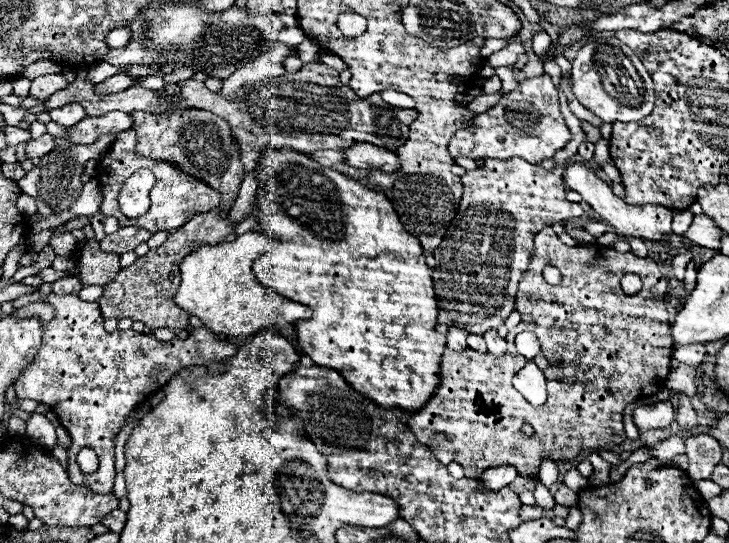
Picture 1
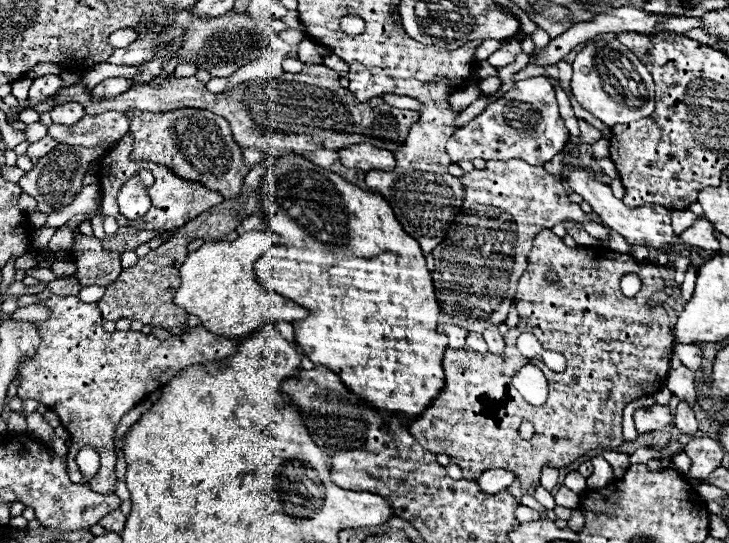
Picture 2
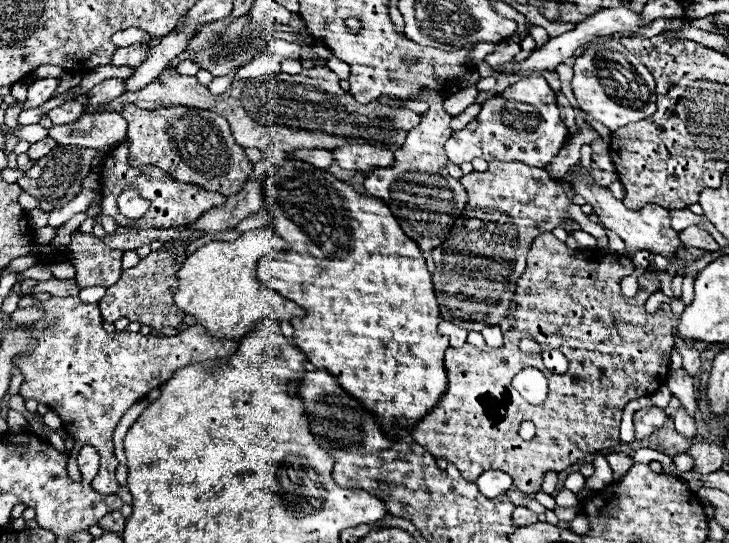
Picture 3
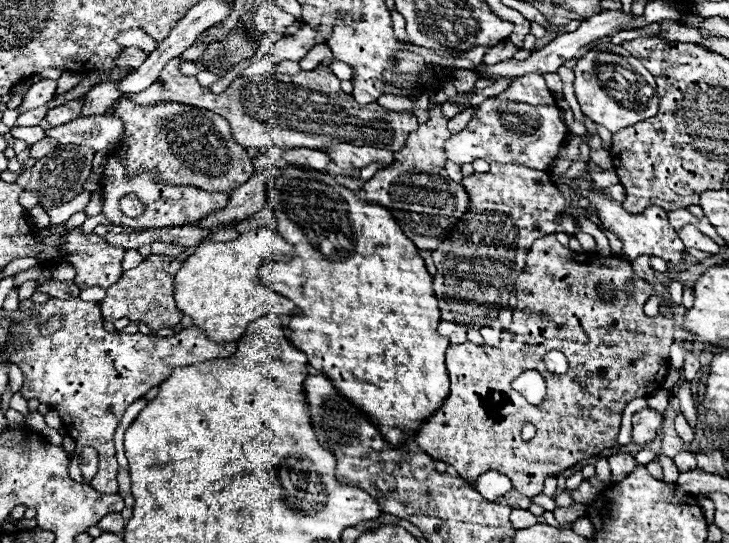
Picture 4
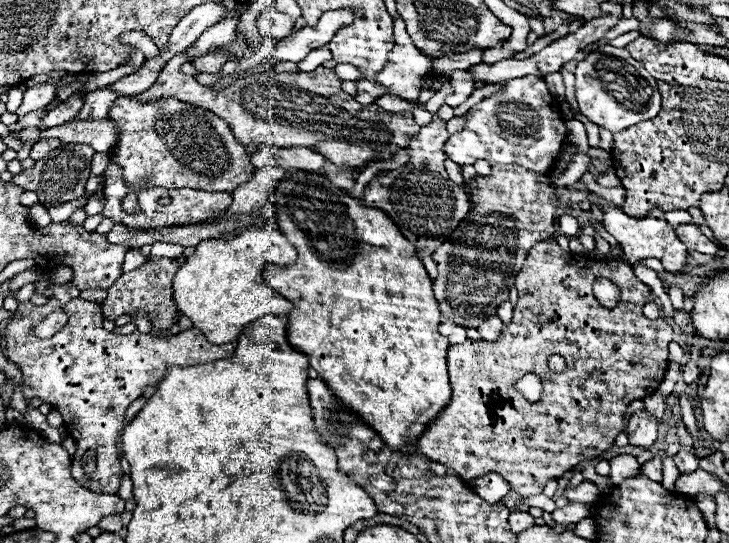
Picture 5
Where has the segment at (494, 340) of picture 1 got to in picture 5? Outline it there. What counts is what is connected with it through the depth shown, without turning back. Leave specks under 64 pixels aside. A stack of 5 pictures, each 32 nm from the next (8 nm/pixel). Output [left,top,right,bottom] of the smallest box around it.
[478,316,502,342]

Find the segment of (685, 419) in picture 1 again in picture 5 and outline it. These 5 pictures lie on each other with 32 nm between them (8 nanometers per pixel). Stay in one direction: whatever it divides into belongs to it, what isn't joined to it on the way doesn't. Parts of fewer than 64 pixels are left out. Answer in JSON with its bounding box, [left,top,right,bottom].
[674,420,698,474]

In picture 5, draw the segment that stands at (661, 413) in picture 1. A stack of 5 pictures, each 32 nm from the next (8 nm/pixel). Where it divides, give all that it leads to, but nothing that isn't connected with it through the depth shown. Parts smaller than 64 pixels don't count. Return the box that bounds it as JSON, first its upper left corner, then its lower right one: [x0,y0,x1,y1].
[626,412,658,448]

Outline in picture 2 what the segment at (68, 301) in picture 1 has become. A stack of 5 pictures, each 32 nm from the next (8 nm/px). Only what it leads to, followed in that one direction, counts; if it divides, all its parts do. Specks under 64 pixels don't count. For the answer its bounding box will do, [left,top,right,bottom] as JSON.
[18,296,238,494]

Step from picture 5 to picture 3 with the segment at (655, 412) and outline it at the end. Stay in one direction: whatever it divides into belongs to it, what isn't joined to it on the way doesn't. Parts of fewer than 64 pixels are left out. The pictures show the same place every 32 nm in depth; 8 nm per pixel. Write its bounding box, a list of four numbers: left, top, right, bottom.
[650,386,672,408]

